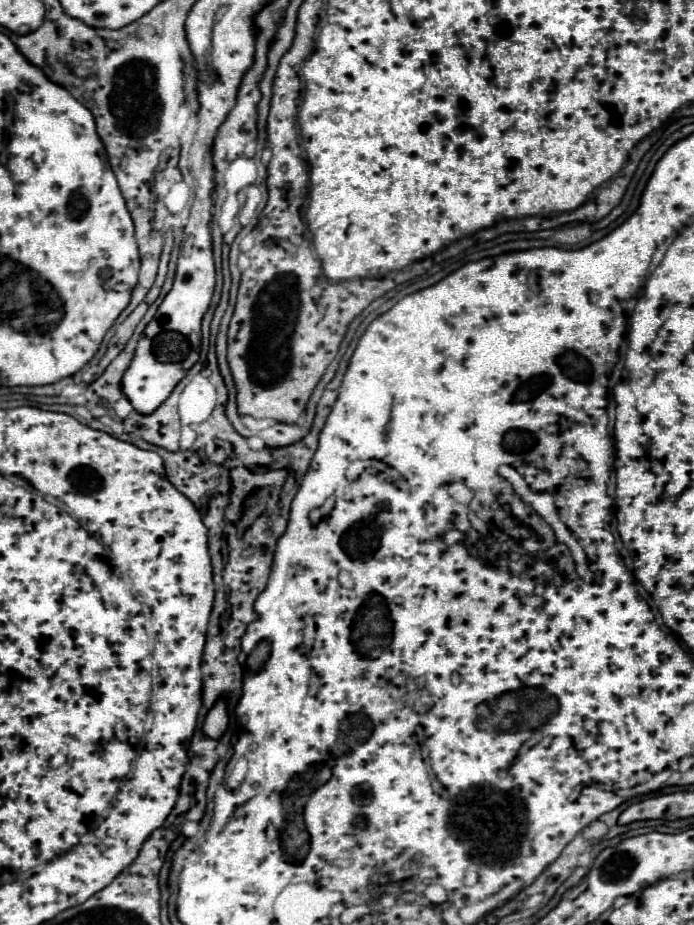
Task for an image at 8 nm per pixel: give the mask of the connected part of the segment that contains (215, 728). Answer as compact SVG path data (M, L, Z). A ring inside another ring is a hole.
M220 698L212 710L206 714L206 720L204 720L204 726L202 726L202 732L212 738L212 740L218 740L228 728L228 704L226 704L226 698Z

